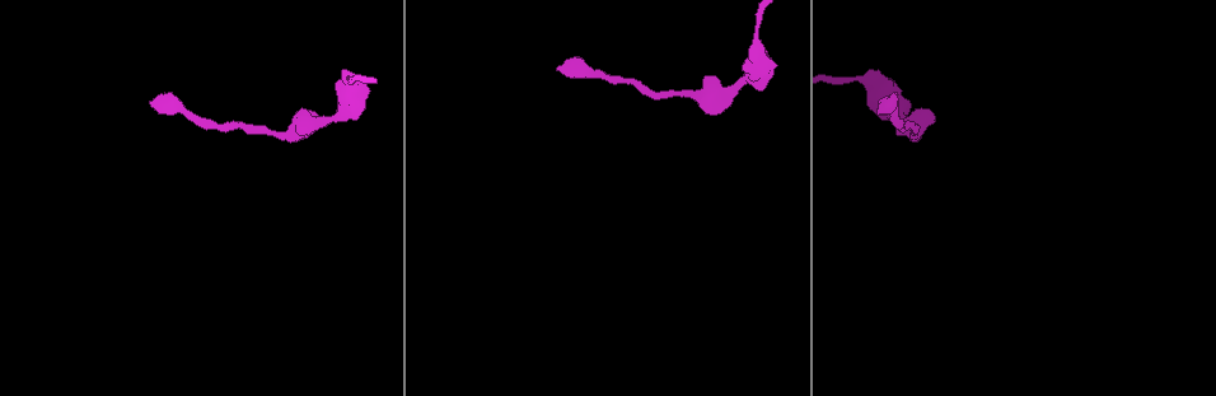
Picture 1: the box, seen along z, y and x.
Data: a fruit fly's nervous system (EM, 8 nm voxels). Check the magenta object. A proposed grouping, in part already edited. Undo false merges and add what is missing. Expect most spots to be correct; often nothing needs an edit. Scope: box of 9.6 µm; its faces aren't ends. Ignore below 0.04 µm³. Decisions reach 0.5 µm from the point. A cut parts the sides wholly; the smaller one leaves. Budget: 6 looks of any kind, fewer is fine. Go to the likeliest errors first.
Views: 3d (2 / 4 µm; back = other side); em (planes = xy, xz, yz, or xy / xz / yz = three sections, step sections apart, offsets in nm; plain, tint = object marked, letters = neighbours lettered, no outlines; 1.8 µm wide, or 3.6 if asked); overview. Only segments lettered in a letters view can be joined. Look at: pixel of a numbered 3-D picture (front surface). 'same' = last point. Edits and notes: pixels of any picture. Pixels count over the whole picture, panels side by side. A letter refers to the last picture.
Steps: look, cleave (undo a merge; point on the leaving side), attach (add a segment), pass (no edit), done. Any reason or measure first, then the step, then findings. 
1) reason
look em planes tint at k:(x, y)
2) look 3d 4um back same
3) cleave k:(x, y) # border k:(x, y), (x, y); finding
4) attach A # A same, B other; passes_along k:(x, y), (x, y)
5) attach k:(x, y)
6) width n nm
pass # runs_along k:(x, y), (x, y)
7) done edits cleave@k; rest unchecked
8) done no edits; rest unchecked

free end
look 3d 2um at 1:(152, 105)

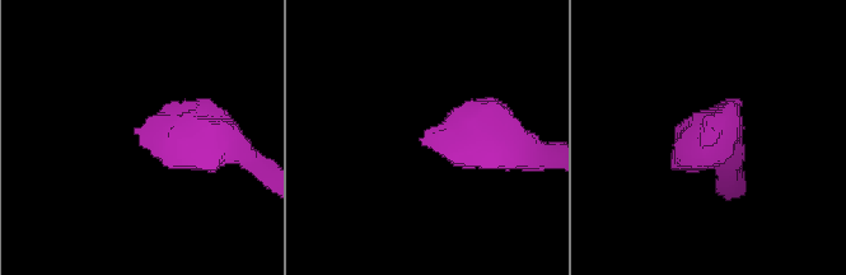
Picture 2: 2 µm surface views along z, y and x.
look em yz step 8 tint at 2:(140, 137)

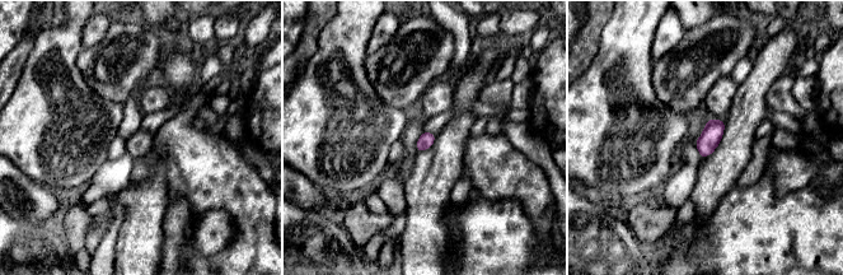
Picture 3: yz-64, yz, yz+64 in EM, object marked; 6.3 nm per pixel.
look em planes letters same

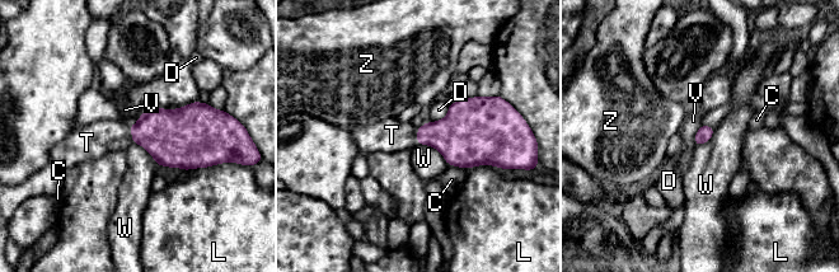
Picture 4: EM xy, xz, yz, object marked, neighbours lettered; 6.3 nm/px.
width 100 nm
attach T # C other, D other, L other, T same, V other, W other, Z other; it goes on there

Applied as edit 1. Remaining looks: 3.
branch stops here
look em planes letters at 1:(895, 130)

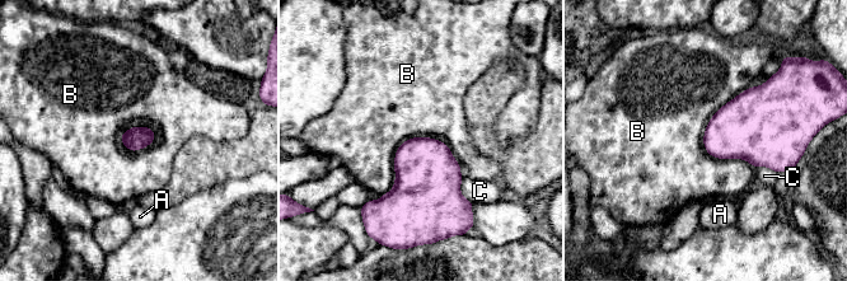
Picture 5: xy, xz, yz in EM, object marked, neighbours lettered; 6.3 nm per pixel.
pass # A other, B other, C other; border 5:(461, 164), (410, 137), (383, 195); none of them fits

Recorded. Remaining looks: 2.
calibre changes
look em planes plain at 1:(851, 77)

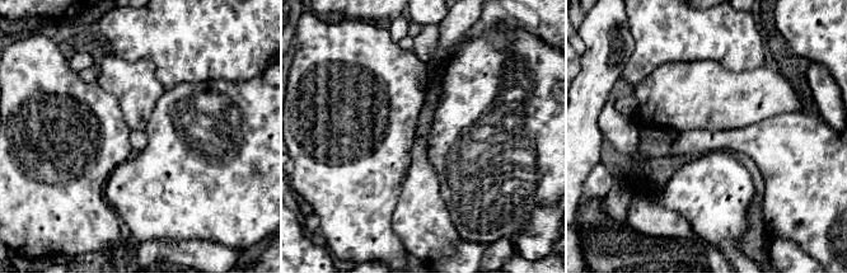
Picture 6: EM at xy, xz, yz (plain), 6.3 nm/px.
look em planes letters same

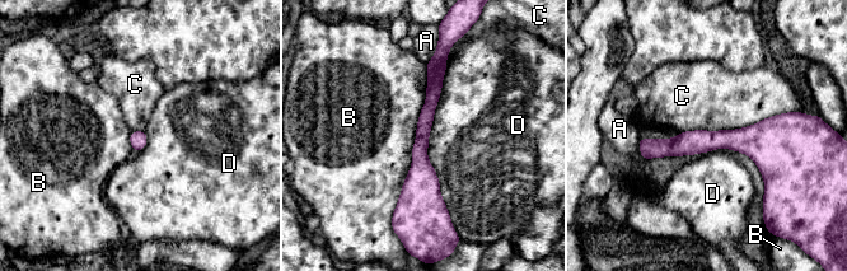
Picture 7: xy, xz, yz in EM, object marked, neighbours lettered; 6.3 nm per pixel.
width 100 nm
pass # A other, B other, C other, D other; border 7:(794, 111), (742, 127), (681, 132); continuous, no second cell

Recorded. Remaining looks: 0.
done edits attach@4; rest unchecked

